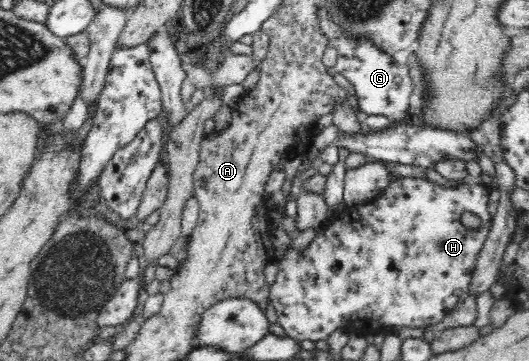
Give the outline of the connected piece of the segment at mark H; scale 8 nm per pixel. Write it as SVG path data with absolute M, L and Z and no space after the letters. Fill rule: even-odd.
M398 177L395 182L388 186L378 198L366 205L347 206L341 213L336 216L336 220L332 222L328 228L319 231L312 242L308 245L303 255L298 251L290 248L284 256L284 260L279 263L279 271L276 281L269 289L269 300L272 308L276 311L277 322L280 328L284 330L288 338L297 340L299 343L304 340L310 342L318 342L318 340L327 340L330 333L336 329L343 330L348 326L368 326L374 327L377 331L383 330L388 326L406 326L406 328L426 328L434 325L442 320L448 312L456 304L462 303L469 296L470 280L472 280L473 268L476 255L482 248L489 231L490 217L488 213L488 190L481 184L477 186L460 185L457 188L445 188L438 184L422 180L422 178L404 178ZM463 212L470 212L475 214L482 222L478 228L474 230L467 230L462 223L460 223Z

